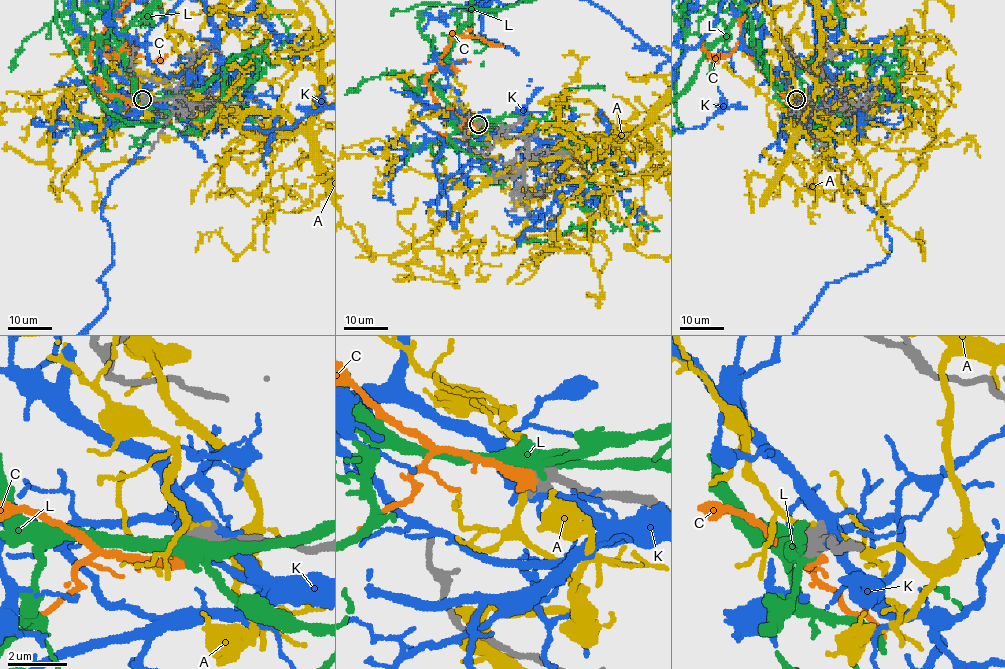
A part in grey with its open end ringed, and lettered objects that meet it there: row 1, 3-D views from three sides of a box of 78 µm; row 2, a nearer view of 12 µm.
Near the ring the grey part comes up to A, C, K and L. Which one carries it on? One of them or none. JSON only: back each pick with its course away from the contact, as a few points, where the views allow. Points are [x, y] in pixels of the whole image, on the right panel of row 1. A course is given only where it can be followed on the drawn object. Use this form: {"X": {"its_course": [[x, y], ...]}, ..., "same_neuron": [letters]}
{"same_neuron": []}

